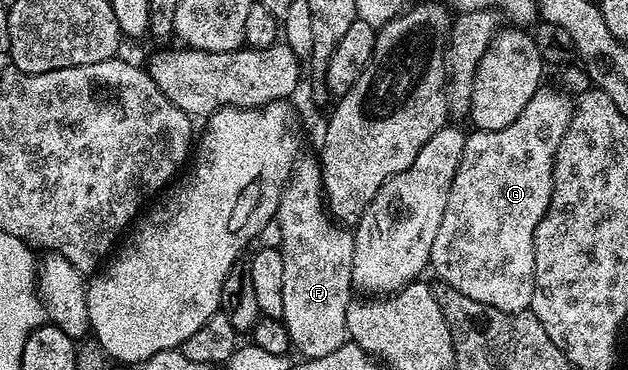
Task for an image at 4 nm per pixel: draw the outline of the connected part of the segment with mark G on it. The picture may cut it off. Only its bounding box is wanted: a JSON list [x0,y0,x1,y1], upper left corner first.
[431,84,574,314]

